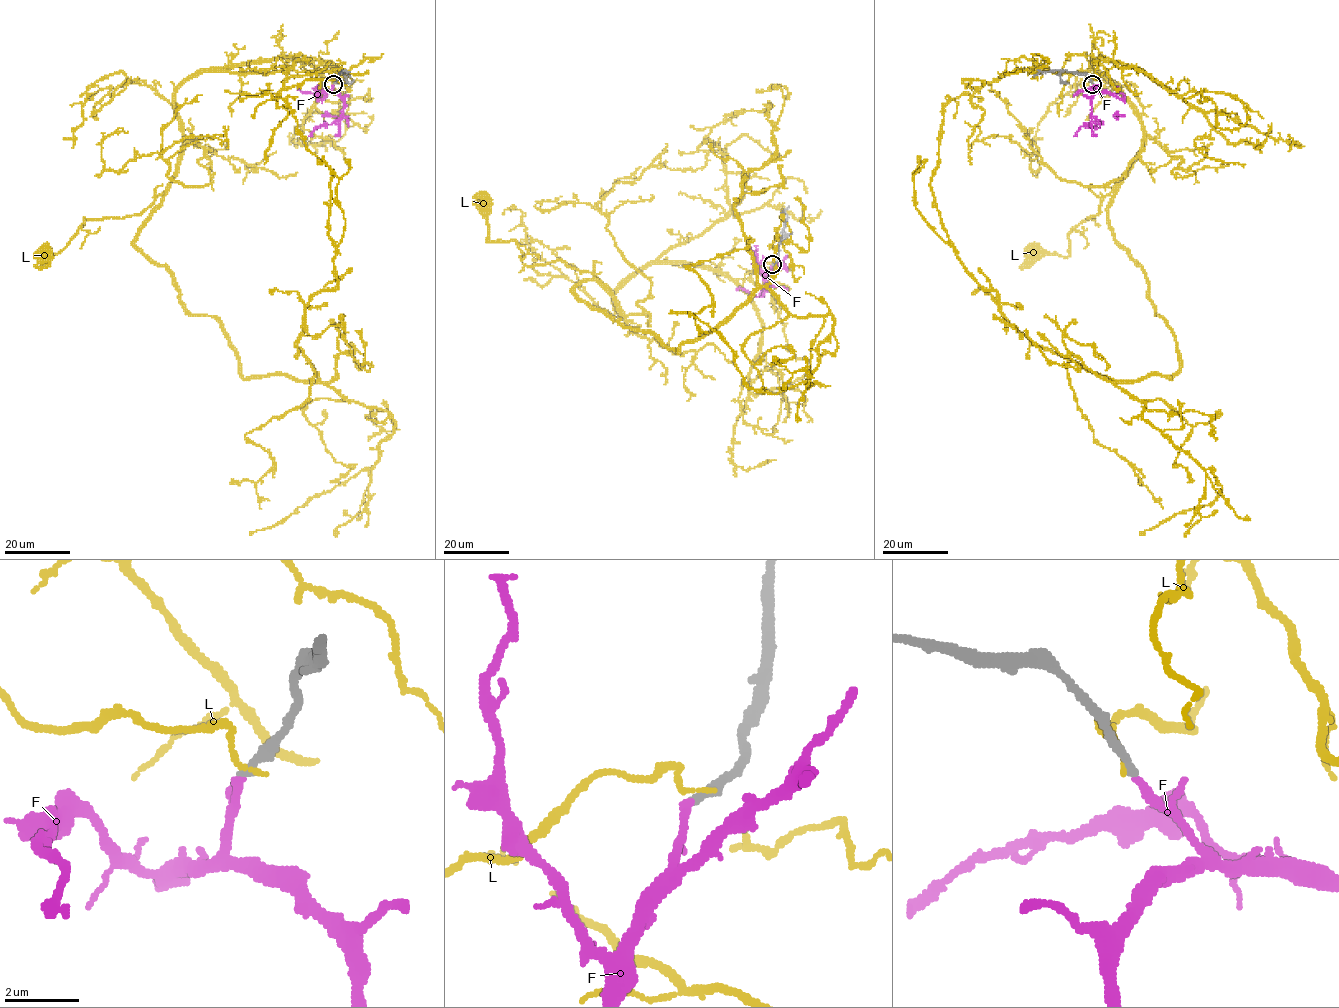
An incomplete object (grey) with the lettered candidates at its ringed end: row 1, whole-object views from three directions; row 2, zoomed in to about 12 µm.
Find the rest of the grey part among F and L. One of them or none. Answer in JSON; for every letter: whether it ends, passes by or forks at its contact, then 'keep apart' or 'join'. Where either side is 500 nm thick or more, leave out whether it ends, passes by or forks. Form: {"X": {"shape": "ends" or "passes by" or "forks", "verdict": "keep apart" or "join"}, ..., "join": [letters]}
{"F": {"shape": "ends", "verdict": "join"}, "L": {"shape": "ends", "verdict": "keep apart"}, "join": ["F"]}

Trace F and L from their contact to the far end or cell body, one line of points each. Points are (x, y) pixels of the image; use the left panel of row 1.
F: (334, 84), (333, 91), (343, 100), (343, 116), (337, 122), (316, 126), (310, 136)
L: (334, 83), (288, 59), (198, 69), (175, 92), (183, 142), (167, 188), (140, 213), (83, 218), (46, 252)

